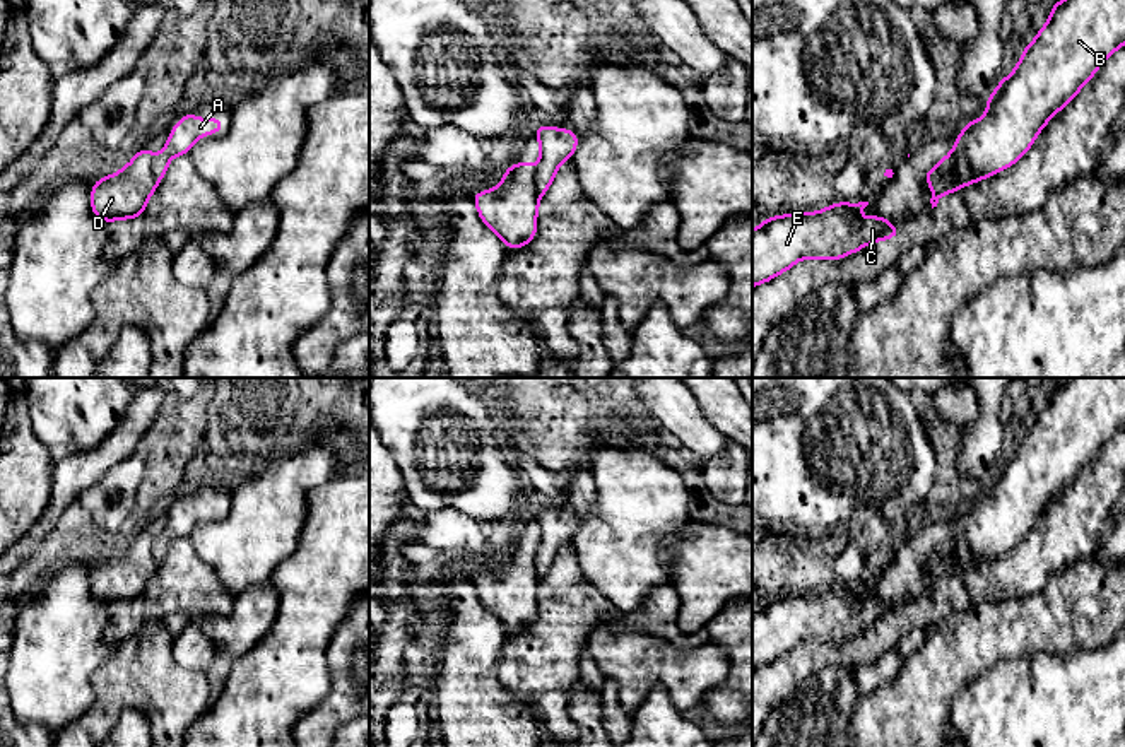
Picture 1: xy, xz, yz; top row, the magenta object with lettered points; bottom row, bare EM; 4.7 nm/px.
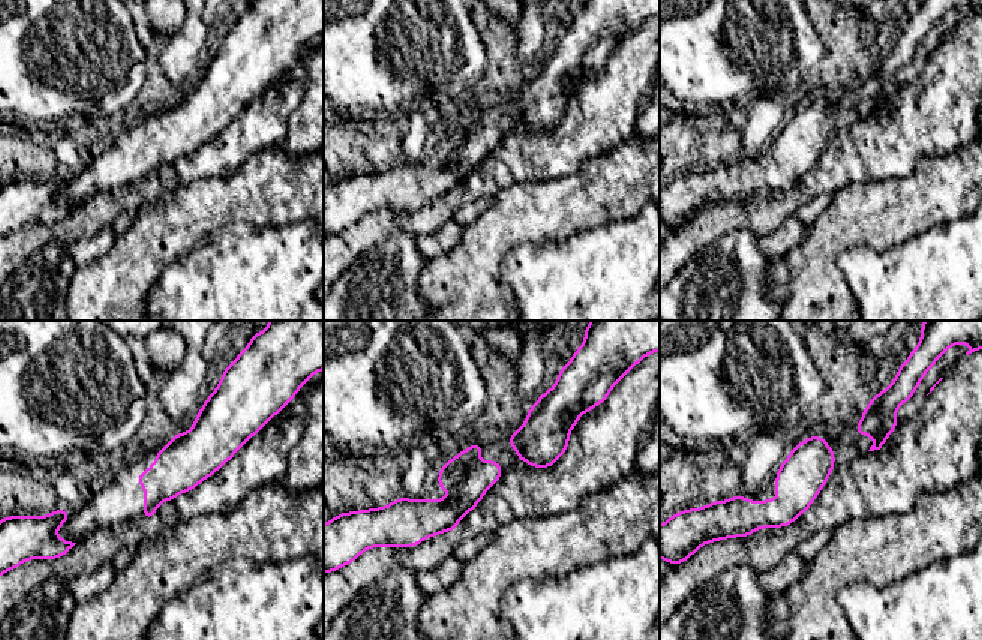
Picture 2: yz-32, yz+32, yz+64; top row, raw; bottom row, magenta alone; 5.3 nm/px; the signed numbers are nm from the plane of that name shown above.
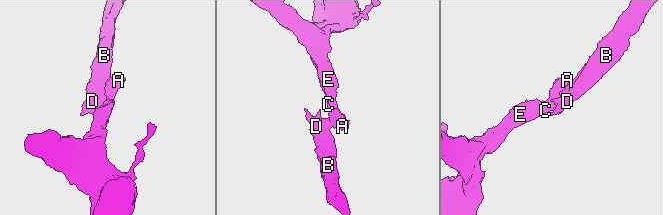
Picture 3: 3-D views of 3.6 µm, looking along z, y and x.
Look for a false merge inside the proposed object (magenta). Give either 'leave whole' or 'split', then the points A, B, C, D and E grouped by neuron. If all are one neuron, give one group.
split; groups A C E / B D

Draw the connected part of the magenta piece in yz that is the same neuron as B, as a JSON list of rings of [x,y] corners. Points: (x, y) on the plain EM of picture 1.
[[[1070,378],[1053,385],[1050,403],[1038,414],[1036,422],[1024,429],[1022,439],[1009,460],[1004,460],[987,482],[987,497],[968,504],[942,544],[951,545],[944,559],[930,552],[923,564],[934,573],[932,591],[945,576],[980,566],[983,561],[1016,547],[1036,523],[1038,516],[1067,489],[1081,470],[1094,460],[1101,446],[1125,427],[1125,378]]]

